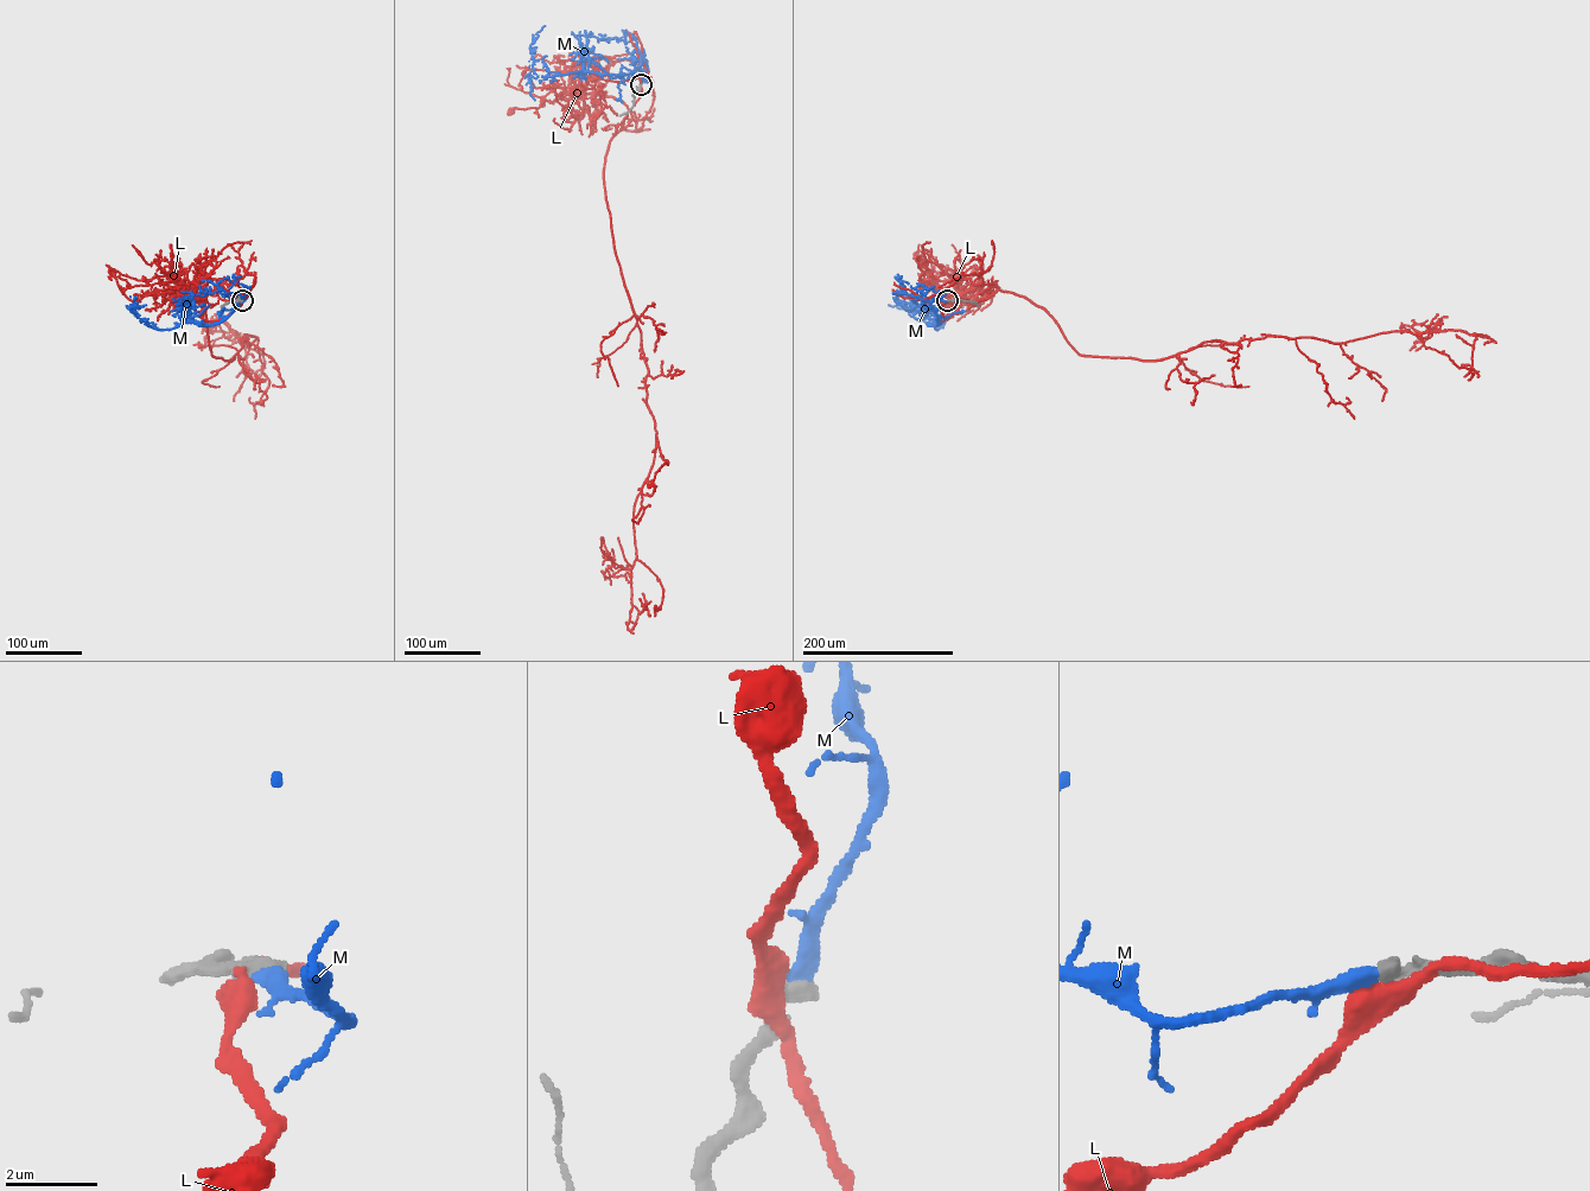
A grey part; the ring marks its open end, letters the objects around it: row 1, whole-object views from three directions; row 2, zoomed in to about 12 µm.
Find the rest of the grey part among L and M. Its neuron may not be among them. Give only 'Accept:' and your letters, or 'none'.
Accept: M

